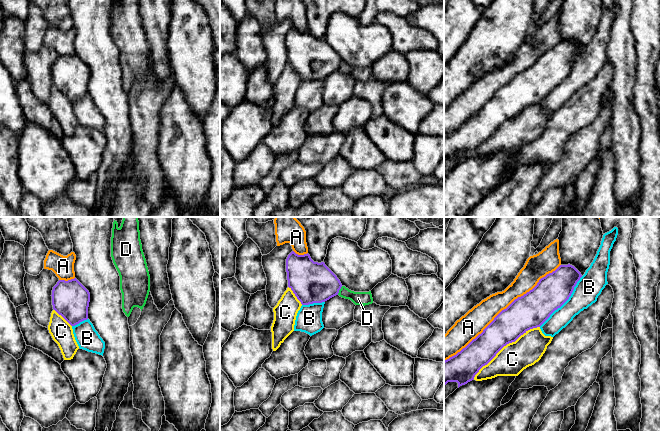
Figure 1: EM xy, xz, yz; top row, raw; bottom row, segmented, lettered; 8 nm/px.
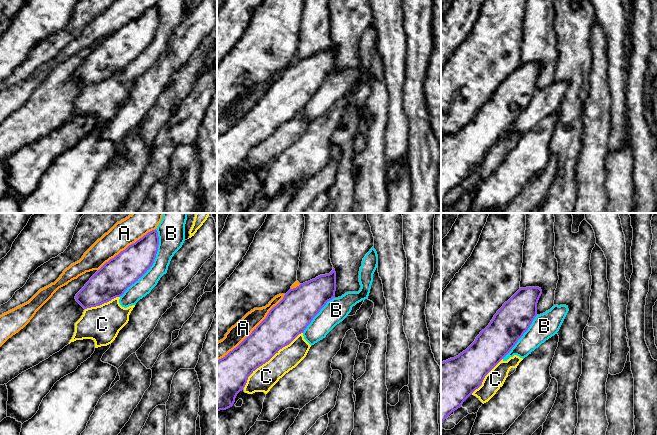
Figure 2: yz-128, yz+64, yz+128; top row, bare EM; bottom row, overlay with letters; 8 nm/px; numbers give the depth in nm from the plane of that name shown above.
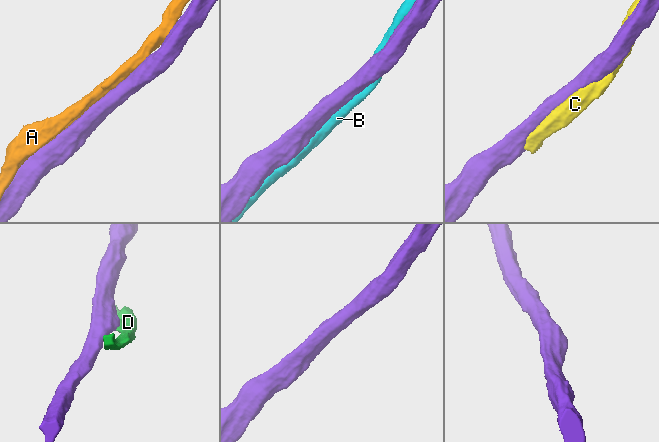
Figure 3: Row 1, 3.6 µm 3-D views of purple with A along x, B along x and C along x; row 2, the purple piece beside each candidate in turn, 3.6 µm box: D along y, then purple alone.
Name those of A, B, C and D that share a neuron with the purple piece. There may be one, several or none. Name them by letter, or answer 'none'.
none

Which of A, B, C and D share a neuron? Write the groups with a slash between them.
A / B / C / D

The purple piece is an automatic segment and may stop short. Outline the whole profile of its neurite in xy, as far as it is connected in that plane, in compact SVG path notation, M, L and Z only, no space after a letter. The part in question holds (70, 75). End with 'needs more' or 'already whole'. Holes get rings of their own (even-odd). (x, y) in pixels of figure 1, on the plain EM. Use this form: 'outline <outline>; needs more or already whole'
outline M76 54L59 56L51 72L53 85L71 102L88 95L90 69Z; already whole

